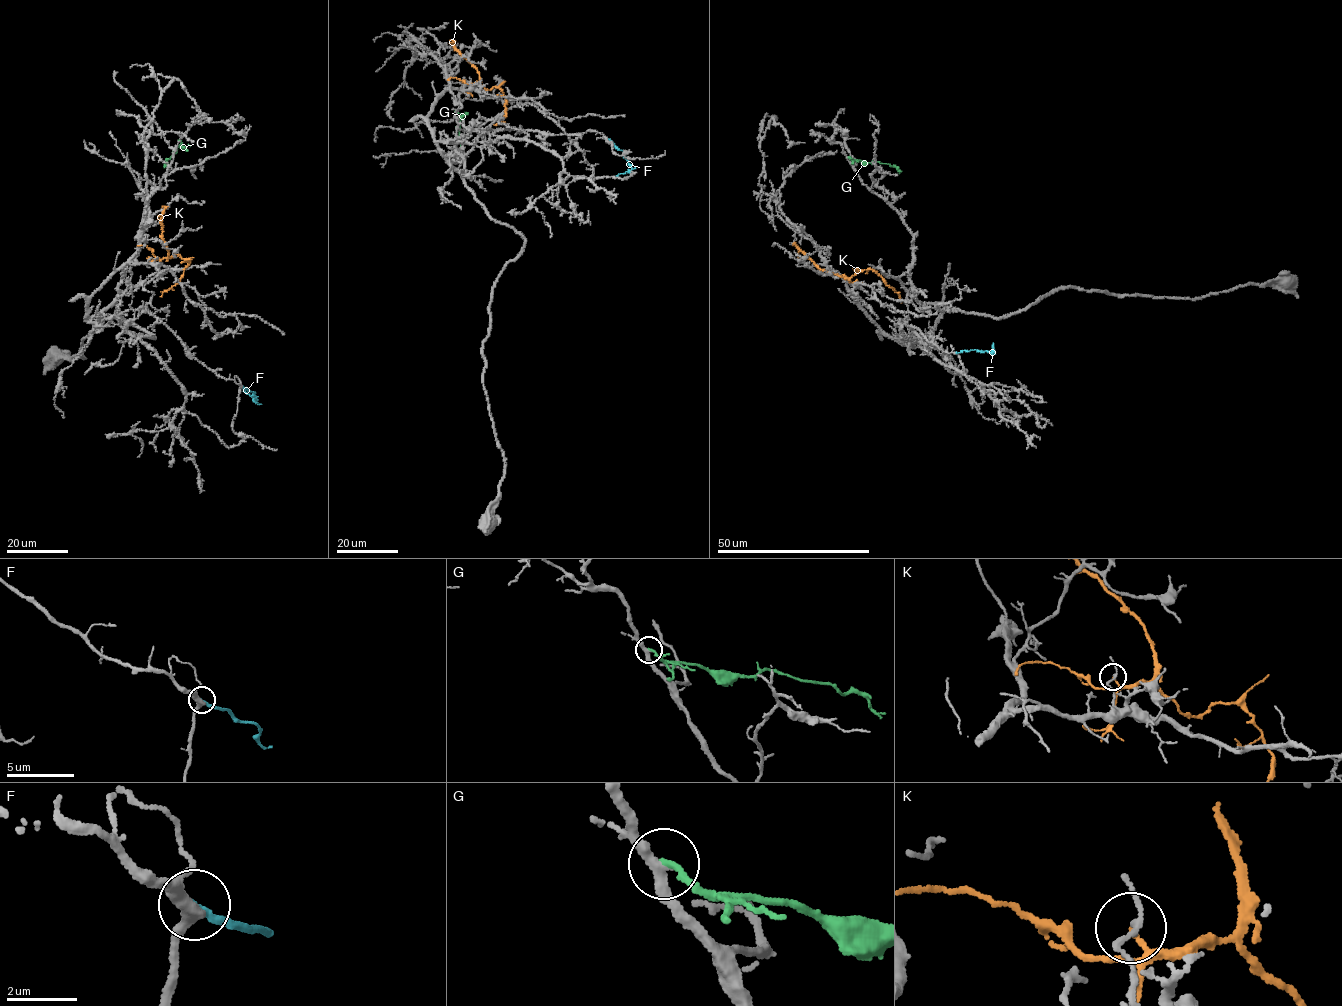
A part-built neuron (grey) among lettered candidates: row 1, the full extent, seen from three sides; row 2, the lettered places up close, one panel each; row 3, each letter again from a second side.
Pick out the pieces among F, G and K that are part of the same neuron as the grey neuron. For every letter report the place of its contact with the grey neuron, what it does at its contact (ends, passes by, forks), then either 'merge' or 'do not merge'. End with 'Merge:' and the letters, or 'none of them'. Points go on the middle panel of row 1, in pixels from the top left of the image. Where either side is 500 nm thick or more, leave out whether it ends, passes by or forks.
F: contact (606, 139); it ends; do not merge
G: contact (456, 112); it ends; do not merge
K: contact (470, 81); it ends; do not merge
Merge: none of them

